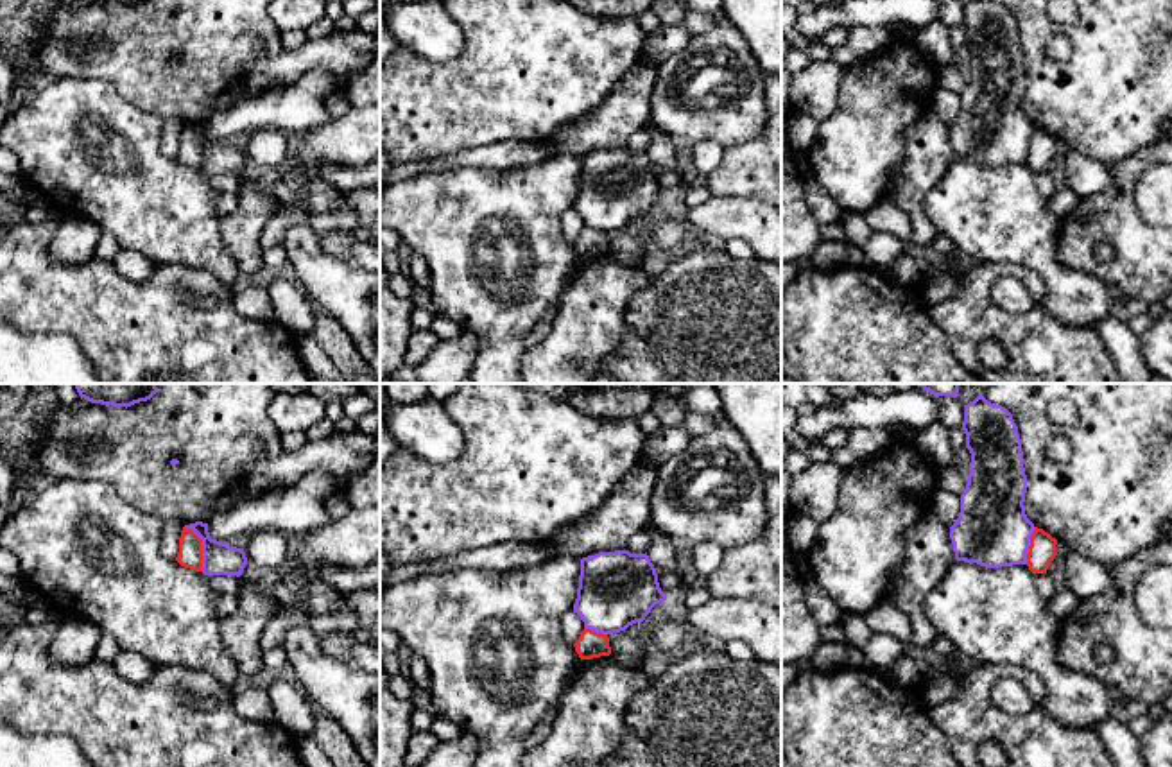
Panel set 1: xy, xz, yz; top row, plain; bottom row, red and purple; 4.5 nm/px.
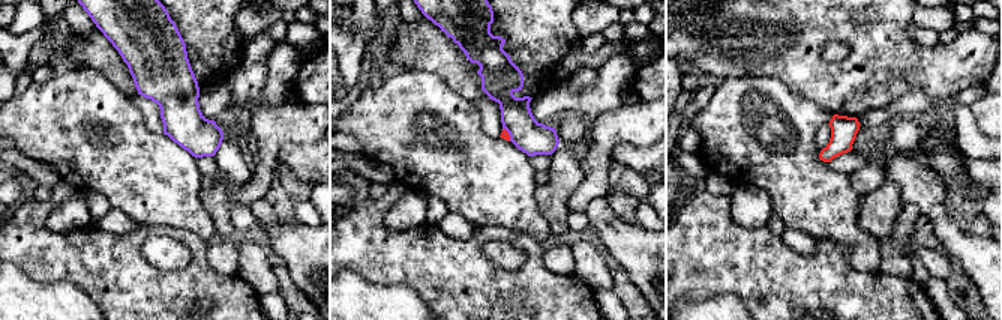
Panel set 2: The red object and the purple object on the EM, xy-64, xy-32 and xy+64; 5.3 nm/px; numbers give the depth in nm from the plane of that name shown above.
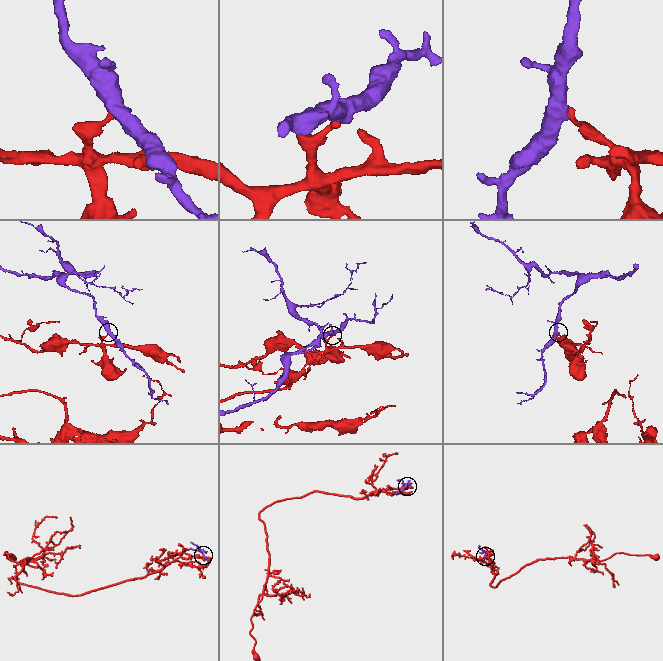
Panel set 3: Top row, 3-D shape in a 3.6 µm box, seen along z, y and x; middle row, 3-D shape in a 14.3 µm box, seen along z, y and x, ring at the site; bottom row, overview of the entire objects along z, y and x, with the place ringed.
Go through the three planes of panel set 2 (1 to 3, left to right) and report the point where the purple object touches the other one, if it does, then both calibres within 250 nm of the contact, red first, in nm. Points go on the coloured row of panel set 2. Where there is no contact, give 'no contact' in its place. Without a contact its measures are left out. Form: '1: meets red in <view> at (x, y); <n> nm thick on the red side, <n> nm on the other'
1: no contact
2: meets red in xy-32 at (507, 134); 50 nm thick on the red side, 180 nm on the other
3: no contact

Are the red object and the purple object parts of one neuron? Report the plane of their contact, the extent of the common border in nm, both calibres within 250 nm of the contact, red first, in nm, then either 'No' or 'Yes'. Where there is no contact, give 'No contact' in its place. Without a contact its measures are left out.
Touches red in xy. Shared border 220 nm. Thickness 110 nm (red) against 140 nm. No

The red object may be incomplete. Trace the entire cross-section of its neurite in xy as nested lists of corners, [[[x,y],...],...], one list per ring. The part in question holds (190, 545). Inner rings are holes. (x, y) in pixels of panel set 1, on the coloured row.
[[[183,527],[176,561],[185,568],[203,572],[203,539],[192,529]]]

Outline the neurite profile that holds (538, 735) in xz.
[[[557,708],[550,710],[538,724],[538,728],[525,738],[525,753],[538,747],[547,738],[554,724],[556,713],[557,713]]]

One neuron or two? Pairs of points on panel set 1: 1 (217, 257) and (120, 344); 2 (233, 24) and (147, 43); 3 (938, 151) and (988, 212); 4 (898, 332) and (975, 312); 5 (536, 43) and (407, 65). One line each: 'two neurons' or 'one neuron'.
1: two neurons
2: one neuron
3: two neurons
4: two neurons
5: one neuron

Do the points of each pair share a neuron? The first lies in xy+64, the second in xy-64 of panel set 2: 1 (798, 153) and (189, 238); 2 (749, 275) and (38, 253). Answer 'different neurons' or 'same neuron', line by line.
1: different neurons
2: same neuron

